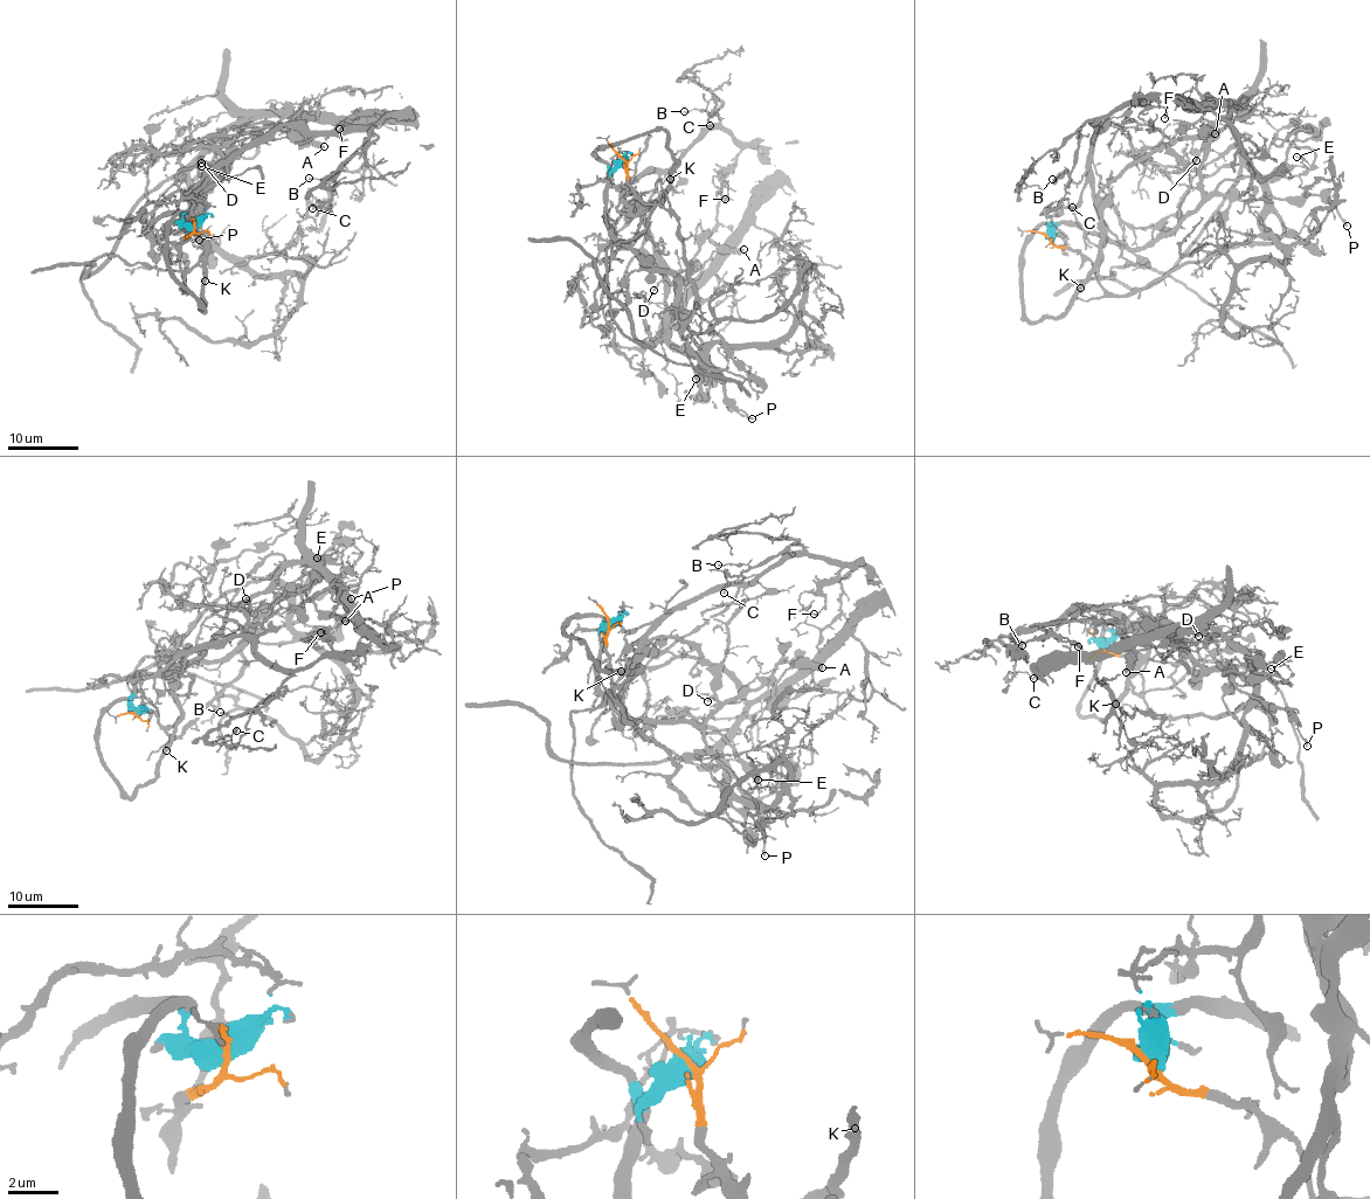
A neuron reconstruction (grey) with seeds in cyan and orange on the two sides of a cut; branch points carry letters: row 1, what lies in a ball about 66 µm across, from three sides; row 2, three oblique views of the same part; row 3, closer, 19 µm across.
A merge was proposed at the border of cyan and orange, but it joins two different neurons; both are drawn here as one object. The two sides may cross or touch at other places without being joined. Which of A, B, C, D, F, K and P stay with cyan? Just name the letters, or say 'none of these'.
A, B, C, D, F, K, P

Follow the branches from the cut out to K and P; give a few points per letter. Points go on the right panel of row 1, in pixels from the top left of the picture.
K: (1047, 236), (1059, 223), (1126, 242), (1107, 231), (1099, 264), (1080, 286)
P: (1047, 236), (1059, 223), (1140, 248), (1170, 231), (1215, 195), (1261, 200), (1319, 195), (1336, 207), (1347, 226)

